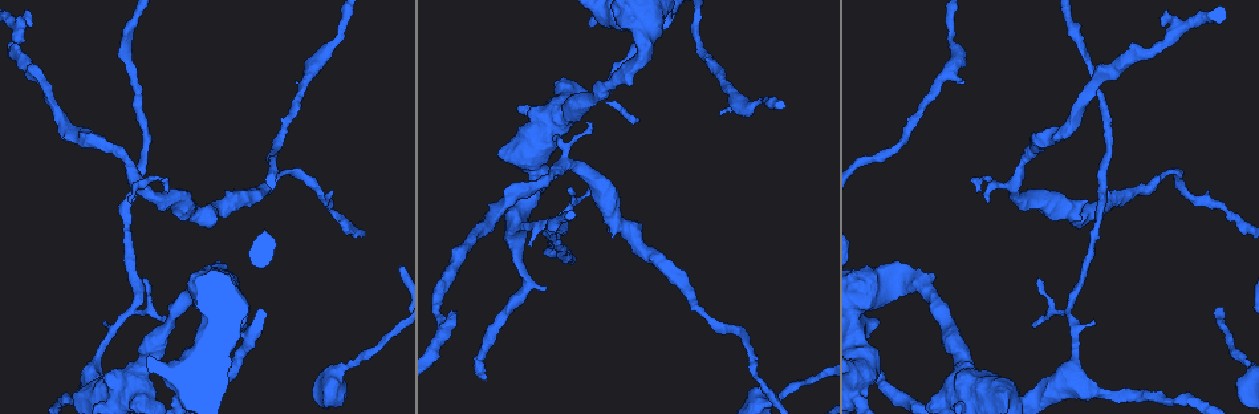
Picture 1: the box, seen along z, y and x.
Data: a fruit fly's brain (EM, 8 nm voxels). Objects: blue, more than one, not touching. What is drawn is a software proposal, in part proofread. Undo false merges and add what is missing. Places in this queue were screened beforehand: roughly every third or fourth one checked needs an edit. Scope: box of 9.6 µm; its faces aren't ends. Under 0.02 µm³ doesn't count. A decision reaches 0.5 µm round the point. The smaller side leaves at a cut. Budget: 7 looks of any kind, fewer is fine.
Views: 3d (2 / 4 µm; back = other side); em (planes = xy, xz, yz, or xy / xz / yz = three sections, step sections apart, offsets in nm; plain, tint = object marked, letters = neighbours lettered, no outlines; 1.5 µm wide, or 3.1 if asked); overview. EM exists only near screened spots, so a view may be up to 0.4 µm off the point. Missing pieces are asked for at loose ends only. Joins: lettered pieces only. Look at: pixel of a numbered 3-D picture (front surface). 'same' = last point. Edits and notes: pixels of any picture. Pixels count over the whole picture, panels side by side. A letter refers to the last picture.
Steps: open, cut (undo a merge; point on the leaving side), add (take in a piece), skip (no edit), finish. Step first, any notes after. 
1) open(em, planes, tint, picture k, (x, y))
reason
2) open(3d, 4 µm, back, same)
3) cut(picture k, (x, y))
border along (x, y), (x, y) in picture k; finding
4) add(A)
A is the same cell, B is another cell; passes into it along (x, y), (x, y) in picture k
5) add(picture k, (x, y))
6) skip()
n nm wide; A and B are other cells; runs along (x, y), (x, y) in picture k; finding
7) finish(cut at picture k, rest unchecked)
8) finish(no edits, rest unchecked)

open(3d, 4 µm, picture 1, (1247, 361))
sudden change in width

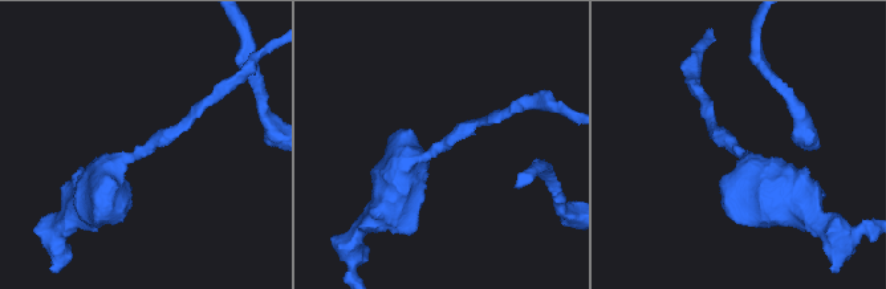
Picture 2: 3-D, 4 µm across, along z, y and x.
open(em, planes, tint, picture 2, (149, 148))

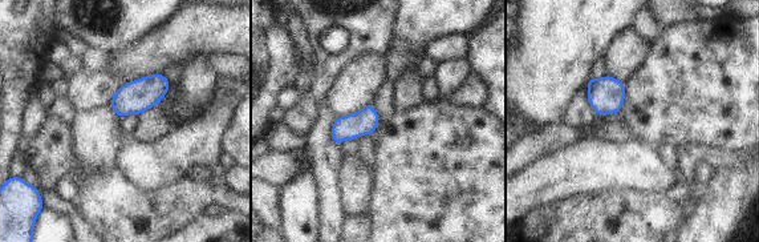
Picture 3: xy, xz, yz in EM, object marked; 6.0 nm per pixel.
open(em, planes, letters, same)

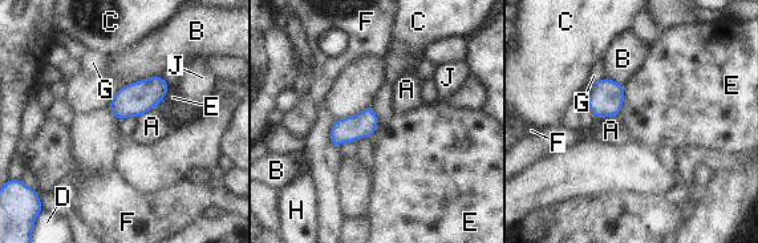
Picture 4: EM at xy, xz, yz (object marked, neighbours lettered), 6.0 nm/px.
skip()
B touches over 240 nm; A, B, C, D, E, F, G, H and J are other cells; border along (624, 85), (624, 100), (617, 113) in picture 4; one neuron here

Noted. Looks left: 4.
open(3d, 4 µm, picture 1, (1147, 189))
sudden change in width

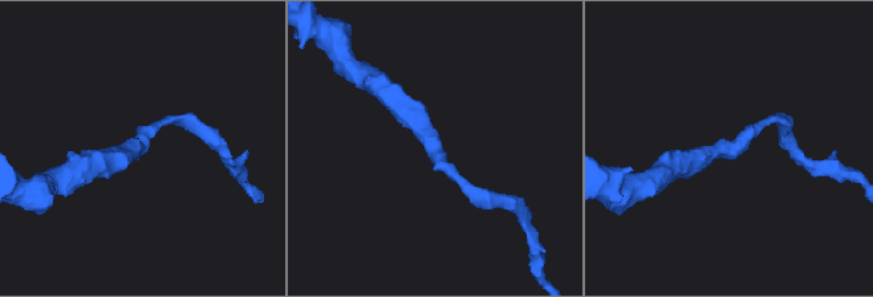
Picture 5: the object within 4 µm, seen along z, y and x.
open(em, yz, step 4, letters, picture 5, (733, 145))

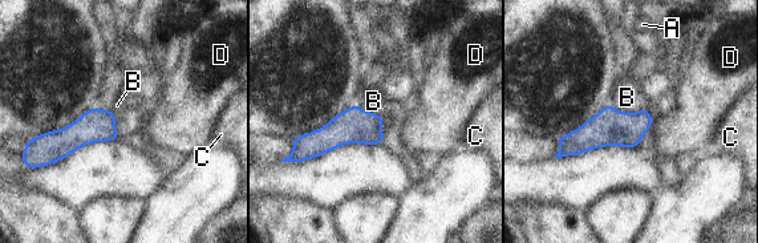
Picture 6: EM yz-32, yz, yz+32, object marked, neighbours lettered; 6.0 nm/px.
skip()
110 nm wide; A, B, C and D are other cells; runs along (648, 117), (595, 132), (562, 153) in picture 6; all the same neuron

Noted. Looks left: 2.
open(em, xy, step 4, tint, picture 1, (457, 313))
branch stops here

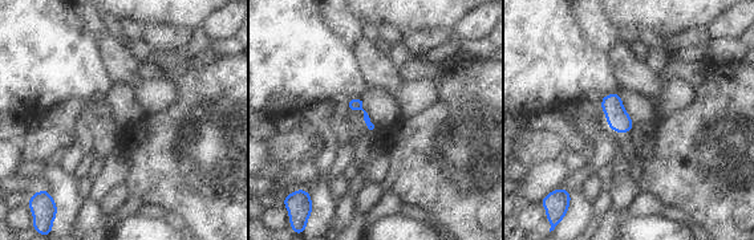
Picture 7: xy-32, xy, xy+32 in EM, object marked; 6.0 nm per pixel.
open(em, planes, letters, same)

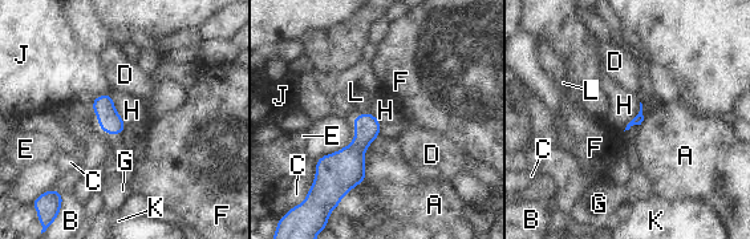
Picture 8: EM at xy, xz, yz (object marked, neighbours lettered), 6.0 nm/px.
skip()
A touches over 300 nm; A, B, C, D, E, F, G, H, J, K and L are other cells; border along (110, 94), (114, 109), (125, 125) in picture 8; none of them fits

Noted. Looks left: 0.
finish(no edits, rest unchecked)

